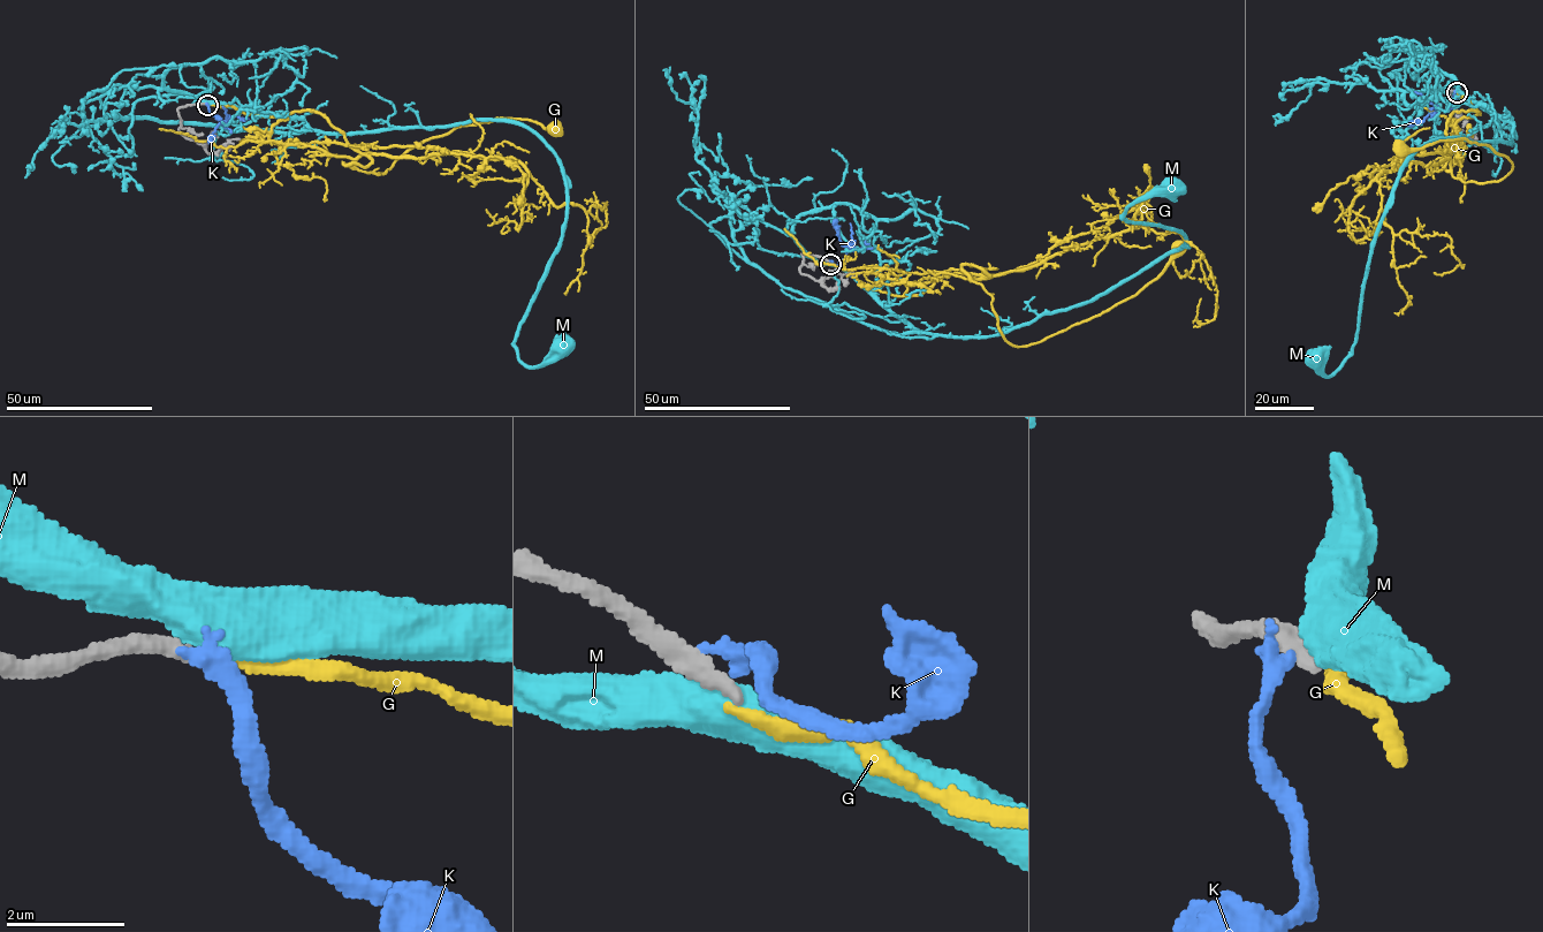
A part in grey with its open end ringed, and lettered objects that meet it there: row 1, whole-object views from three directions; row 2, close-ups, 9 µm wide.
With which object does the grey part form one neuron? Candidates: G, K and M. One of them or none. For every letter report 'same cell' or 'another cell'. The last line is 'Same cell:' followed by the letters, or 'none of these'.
G: same cell
K: another cell
M: another cell
Same cell: G

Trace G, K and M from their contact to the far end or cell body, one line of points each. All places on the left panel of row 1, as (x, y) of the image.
G: (206, 104), (264, 116), (318, 112), (367, 154), (355, 166), (378, 174), (457, 127), (502, 118), (552, 127)
K: (205, 104), (223, 122), (217, 127), (212, 143)
M: (206, 104), (296, 116), (325, 131), (522, 123), (556, 158), (565, 220), (512, 346), (537, 366), (561, 346)

